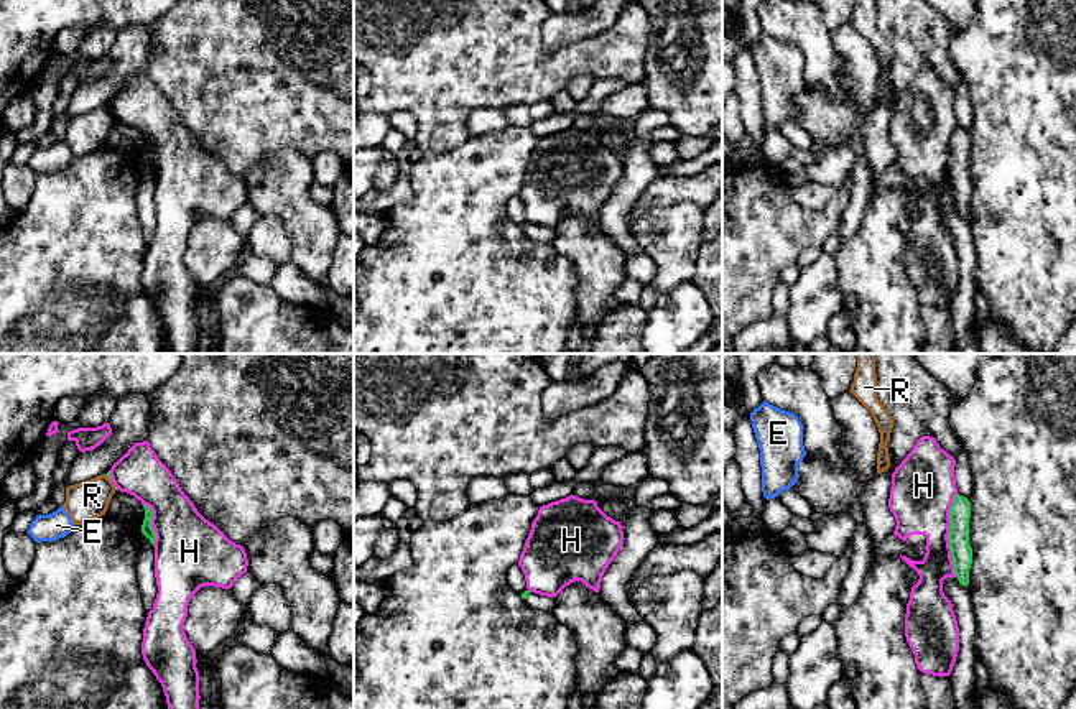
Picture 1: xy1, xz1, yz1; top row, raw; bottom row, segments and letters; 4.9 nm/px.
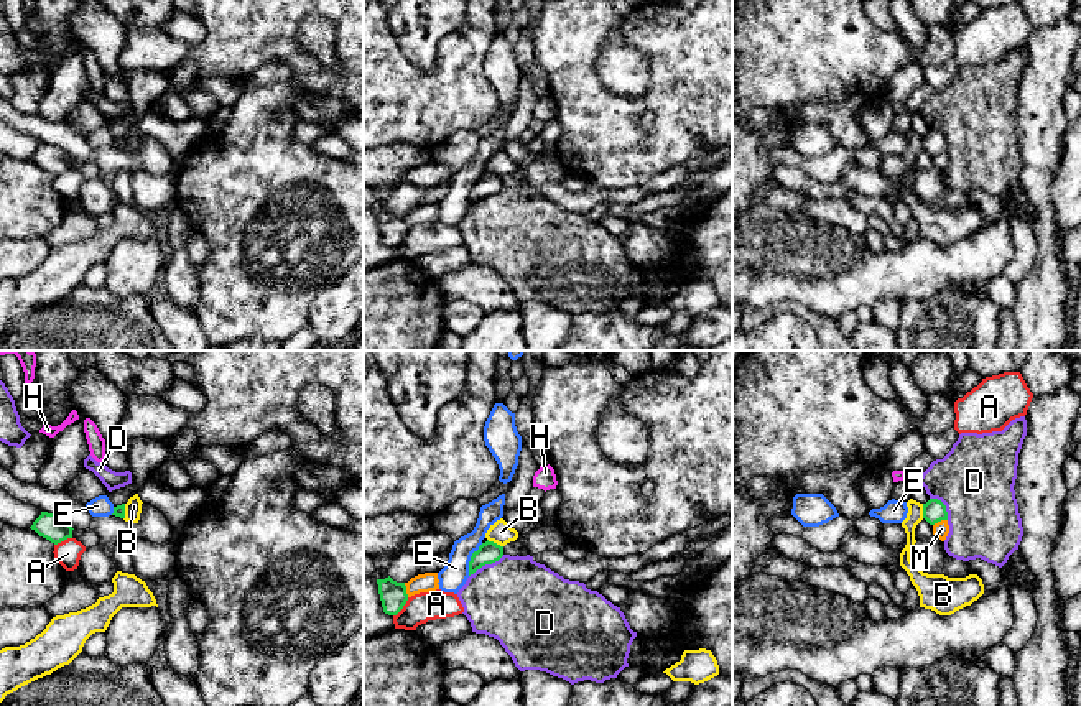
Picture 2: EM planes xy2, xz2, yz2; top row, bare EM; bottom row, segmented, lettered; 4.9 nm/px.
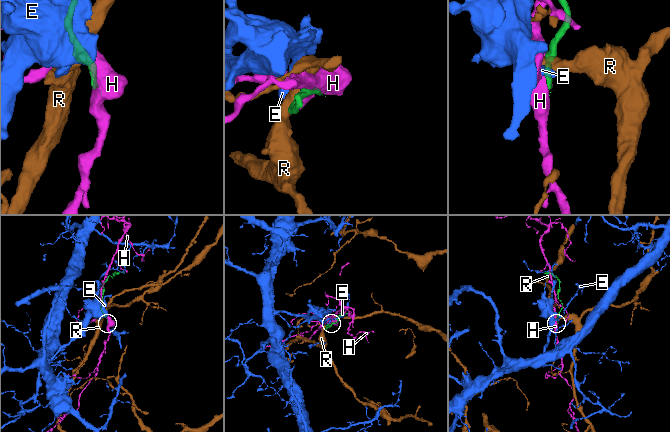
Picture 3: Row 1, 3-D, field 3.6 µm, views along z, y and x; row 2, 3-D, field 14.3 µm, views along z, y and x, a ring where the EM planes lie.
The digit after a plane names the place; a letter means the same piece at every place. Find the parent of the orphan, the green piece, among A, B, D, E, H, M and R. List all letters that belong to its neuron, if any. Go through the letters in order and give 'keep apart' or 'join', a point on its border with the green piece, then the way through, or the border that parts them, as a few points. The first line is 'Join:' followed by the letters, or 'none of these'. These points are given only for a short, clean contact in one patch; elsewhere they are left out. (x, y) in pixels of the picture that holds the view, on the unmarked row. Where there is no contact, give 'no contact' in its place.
Join: none of these
A: keep apart; meets green in xz2 at (402, 239)
B: keep apart; meets green in xz2 at (496, 175); border along xz2 (487, 170), (502, 178)
D: keep apart; meets green in xz2 at (486, 195); border along xz2 (504, 186), (482, 196), (469, 208)
E: keep apart; meets green in xz2 at (471, 191); border along xz2 (482, 175), (471, 188), (468, 206)
H: keep apart; meets green in yz1 at (948, 166)
M: keep apart; meets green in xz2 at (405, 221)
R: keep apart; meets green in xy1 at (107, 107); border along xy1 (104, 106), (111, 112)

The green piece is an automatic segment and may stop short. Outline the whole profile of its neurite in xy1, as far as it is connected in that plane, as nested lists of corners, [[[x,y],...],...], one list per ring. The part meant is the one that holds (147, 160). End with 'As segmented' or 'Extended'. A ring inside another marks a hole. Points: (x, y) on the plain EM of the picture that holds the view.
[[[143,137],[145,151],[141,156],[138,192],[137,192],[137,211],[140,217],[141,234],[146,245],[153,240],[158,217],[155,209],[155,161],[151,158],[153,143],[150,138]]]. Extended

